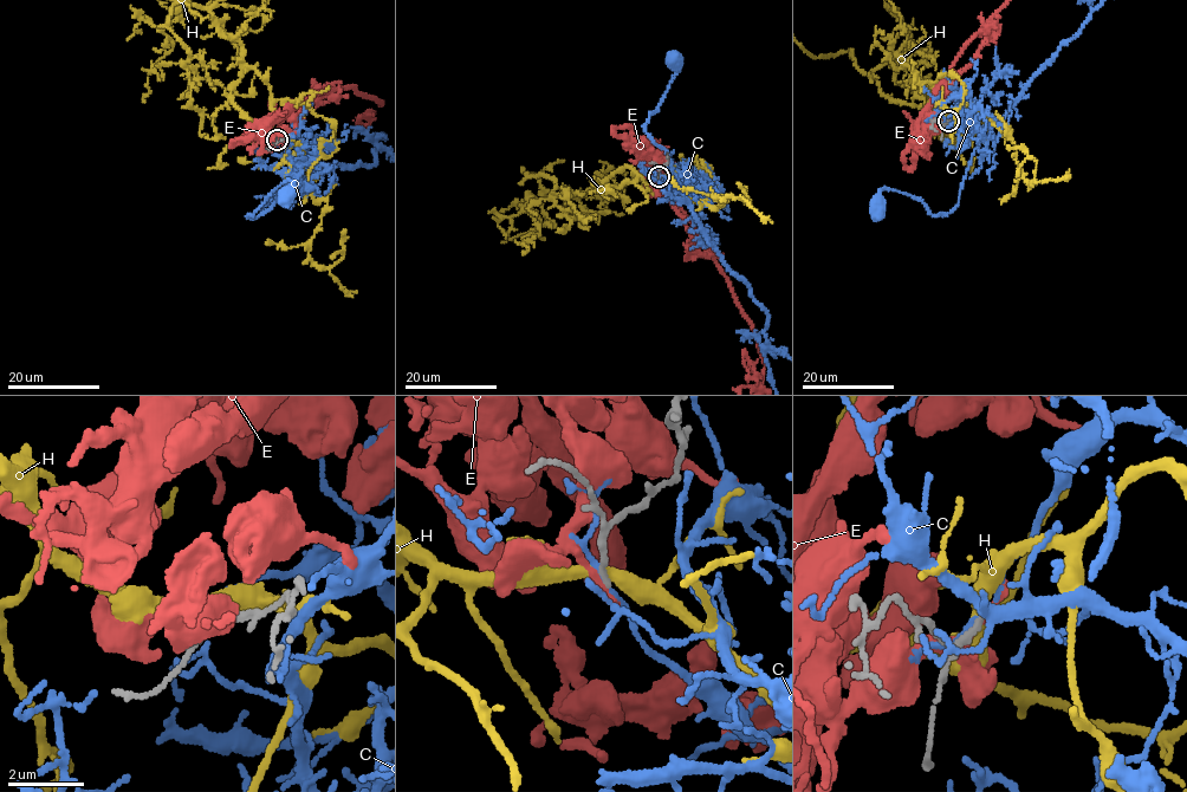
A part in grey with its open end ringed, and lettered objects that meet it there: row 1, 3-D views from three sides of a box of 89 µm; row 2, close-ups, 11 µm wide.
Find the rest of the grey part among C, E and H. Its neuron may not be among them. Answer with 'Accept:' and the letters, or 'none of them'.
Accept: none of them

